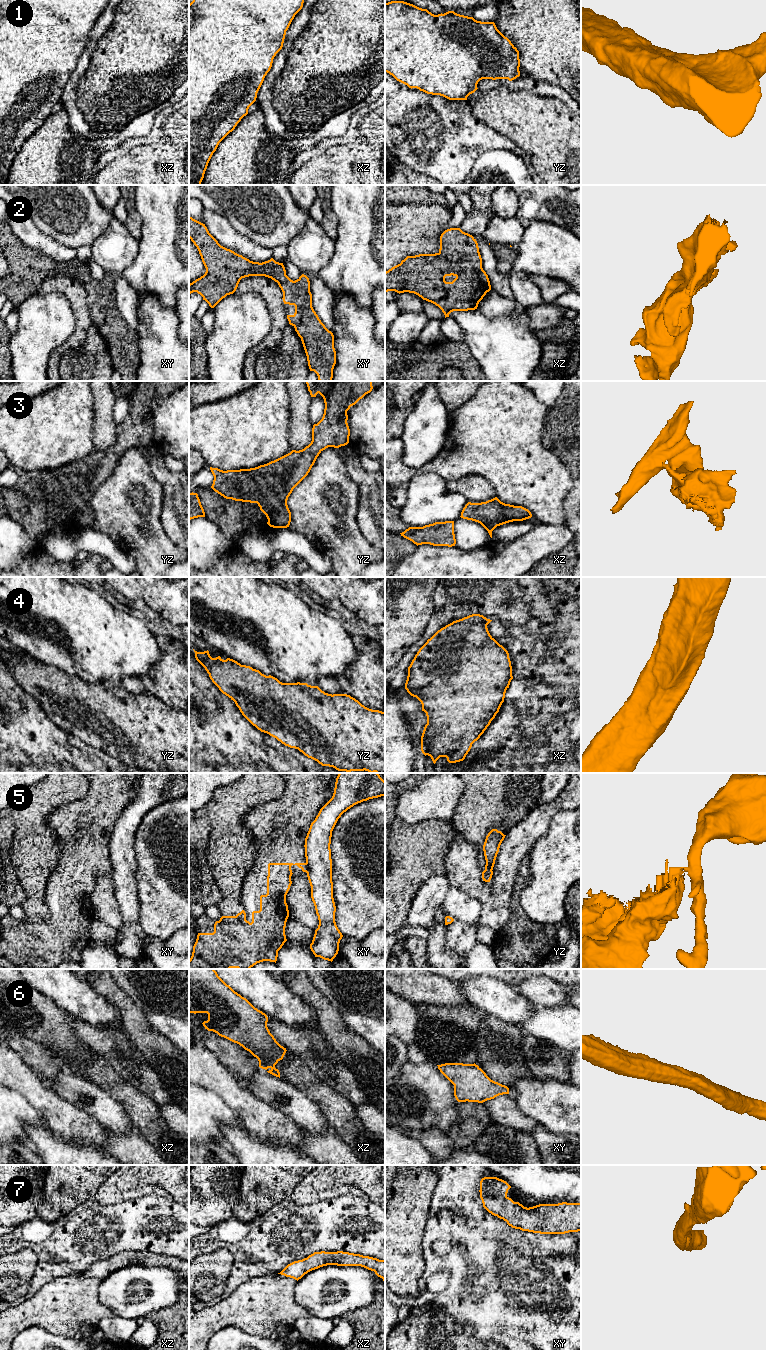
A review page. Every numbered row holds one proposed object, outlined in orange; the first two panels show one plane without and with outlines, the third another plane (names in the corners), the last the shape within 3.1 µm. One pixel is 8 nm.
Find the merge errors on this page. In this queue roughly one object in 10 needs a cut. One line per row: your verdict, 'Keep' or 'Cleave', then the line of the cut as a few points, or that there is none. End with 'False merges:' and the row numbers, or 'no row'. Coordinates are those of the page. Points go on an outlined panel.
1: Keep. No split
2: Keep. No split
3: Keep. No split
4: Keep. No split
5: Cleave. Split along xy (306, 862), (306, 872)
6: Keep. No split
7: Keep. No split
False merges: 5

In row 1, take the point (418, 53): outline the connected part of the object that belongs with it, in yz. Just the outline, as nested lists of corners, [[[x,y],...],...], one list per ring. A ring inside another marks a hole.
[[[391,1],[385,3],[385,72],[392,75],[397,81],[407,85],[409,88],[417,88],[427,94],[440,95],[449,100],[467,100],[467,97],[478,88],[477,84],[482,79],[508,79],[512,81],[520,76],[519,51],[496,27],[494,22],[481,22],[473,17],[468,17],[448,11],[444,14],[434,15],[427,9],[419,8],[404,1]]]

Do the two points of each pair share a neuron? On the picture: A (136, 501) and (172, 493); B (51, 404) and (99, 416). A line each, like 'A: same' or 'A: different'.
A: different
B: different

